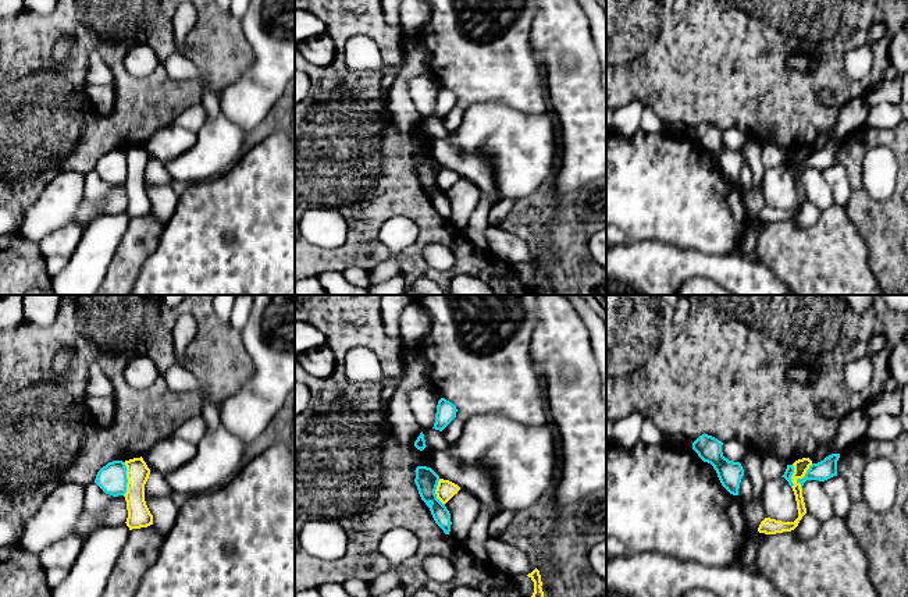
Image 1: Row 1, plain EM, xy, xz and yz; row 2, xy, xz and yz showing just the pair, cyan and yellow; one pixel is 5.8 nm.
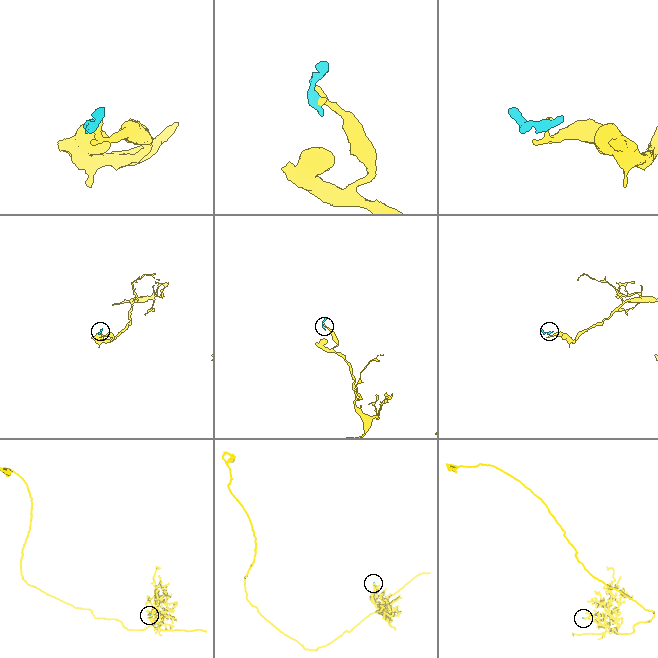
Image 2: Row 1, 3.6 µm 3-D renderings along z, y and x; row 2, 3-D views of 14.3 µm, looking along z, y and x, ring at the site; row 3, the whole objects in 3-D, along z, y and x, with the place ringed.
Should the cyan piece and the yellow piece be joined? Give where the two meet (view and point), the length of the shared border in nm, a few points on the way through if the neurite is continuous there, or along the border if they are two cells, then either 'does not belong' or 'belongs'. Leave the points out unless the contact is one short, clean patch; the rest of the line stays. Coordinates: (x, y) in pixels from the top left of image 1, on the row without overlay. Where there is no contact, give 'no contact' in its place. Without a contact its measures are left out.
xy (127, 167) | 190 nm | along xy (125, 150), (127, 178), (123, 182) | does not belong

